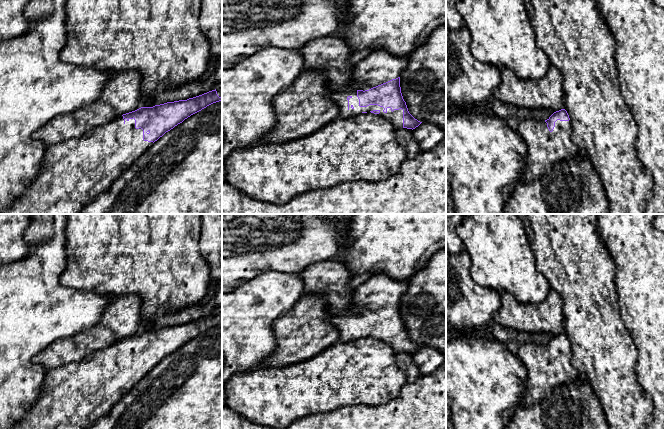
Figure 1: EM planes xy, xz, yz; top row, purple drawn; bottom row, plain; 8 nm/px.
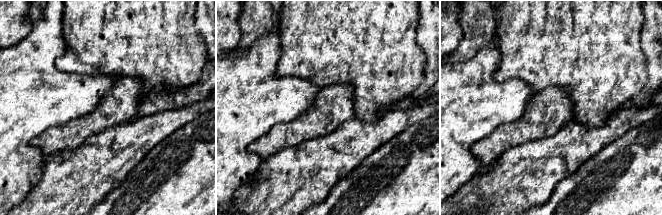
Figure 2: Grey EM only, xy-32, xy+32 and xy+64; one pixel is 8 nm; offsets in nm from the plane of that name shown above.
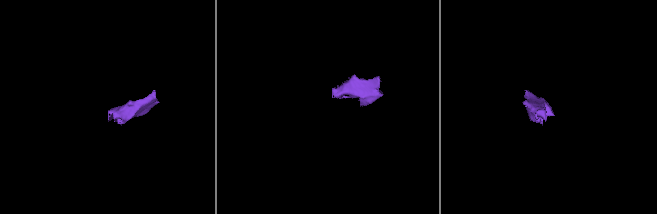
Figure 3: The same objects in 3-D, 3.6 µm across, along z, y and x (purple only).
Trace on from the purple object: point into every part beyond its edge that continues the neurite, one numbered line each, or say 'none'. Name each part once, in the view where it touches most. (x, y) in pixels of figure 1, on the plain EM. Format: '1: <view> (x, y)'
1: xz (379, 291)

